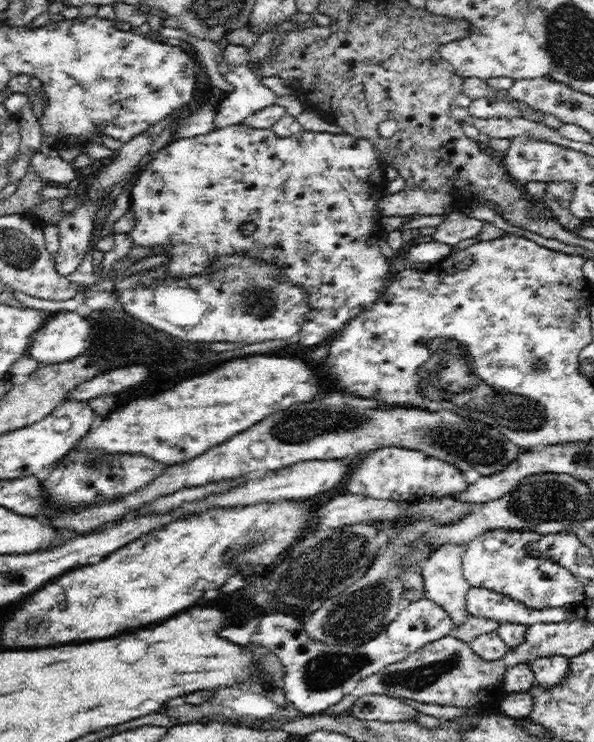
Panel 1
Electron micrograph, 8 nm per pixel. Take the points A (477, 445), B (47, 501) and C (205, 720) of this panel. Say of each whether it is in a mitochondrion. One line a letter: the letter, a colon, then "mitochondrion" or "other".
A: mitochondrion
B: other
C: other

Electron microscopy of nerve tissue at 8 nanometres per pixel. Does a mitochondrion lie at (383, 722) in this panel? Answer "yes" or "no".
no

